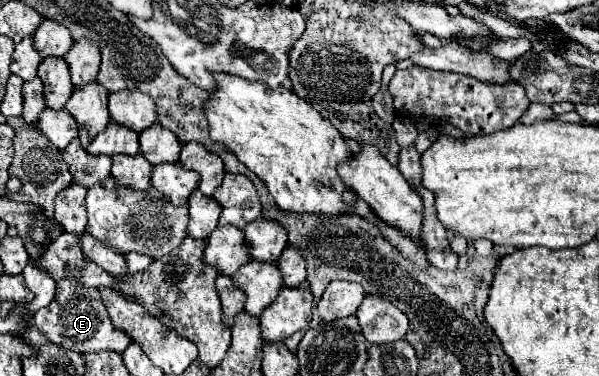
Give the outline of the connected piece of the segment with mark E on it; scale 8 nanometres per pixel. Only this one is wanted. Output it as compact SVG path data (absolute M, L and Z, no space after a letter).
M76 268L70 272L70 276L64 276L58 286L54 300L46 306L40 308L34 314L34 326L54 344L76 350L76 352L100 352L100 350L114 350L114 352L124 352L126 346L132 342L126 332L116 330L110 322L110 316L106 312L106 306L102 304L100 292L96 288L86 288L82 286L80 280L82 268Z

